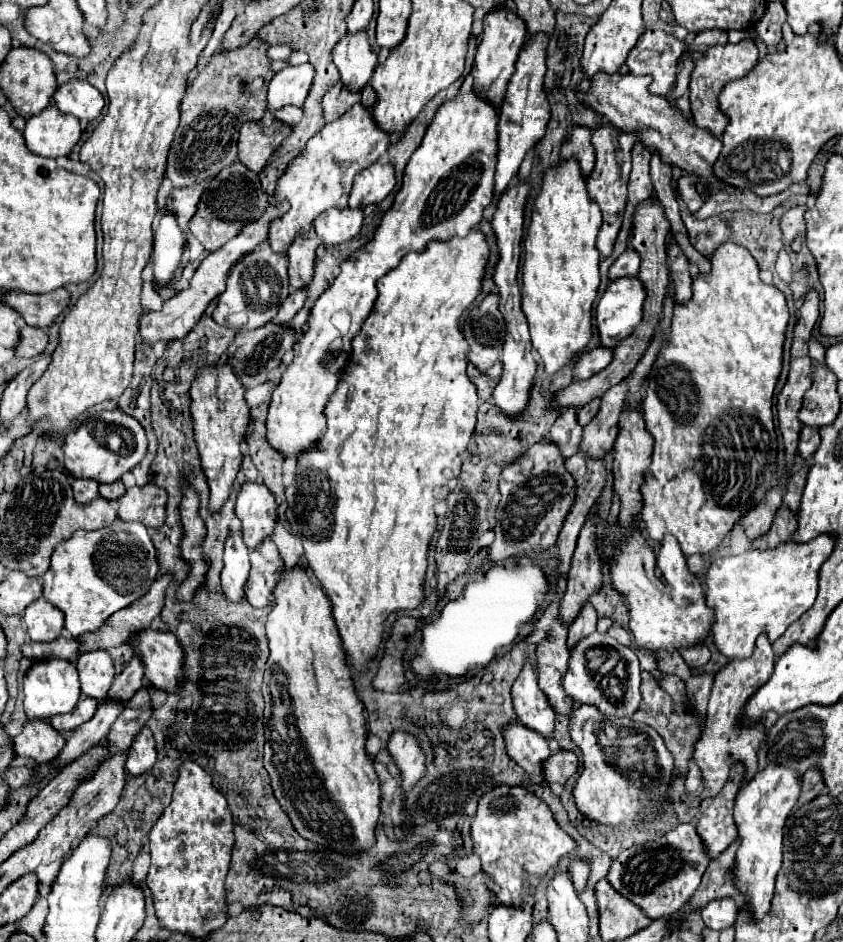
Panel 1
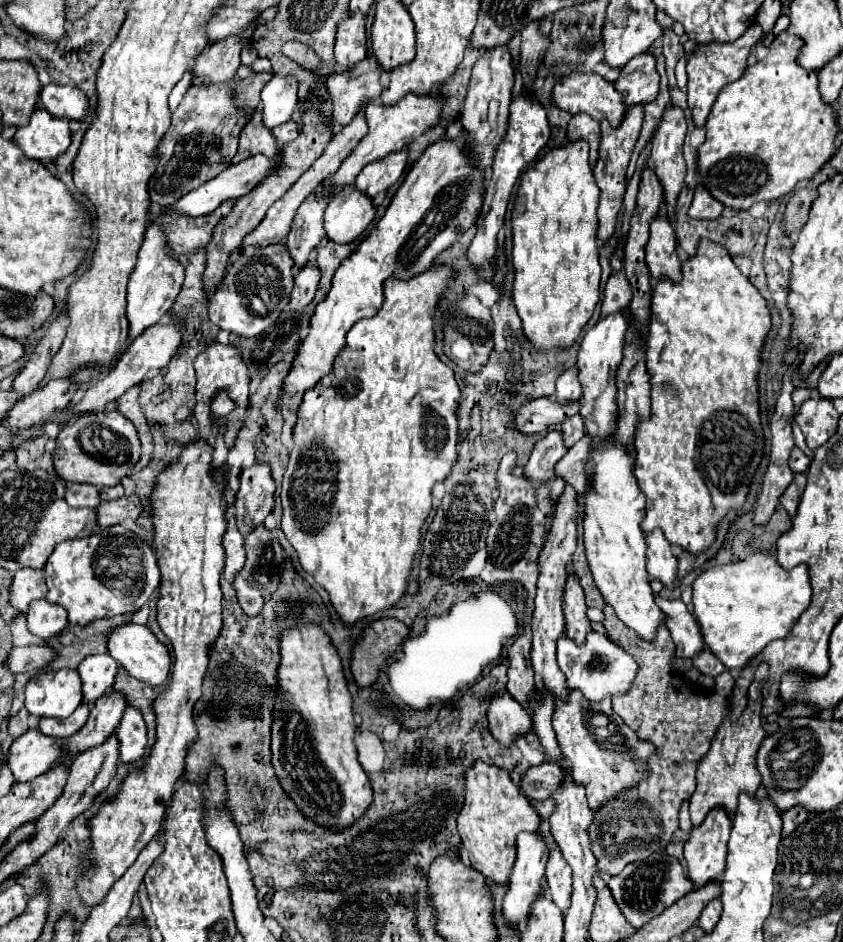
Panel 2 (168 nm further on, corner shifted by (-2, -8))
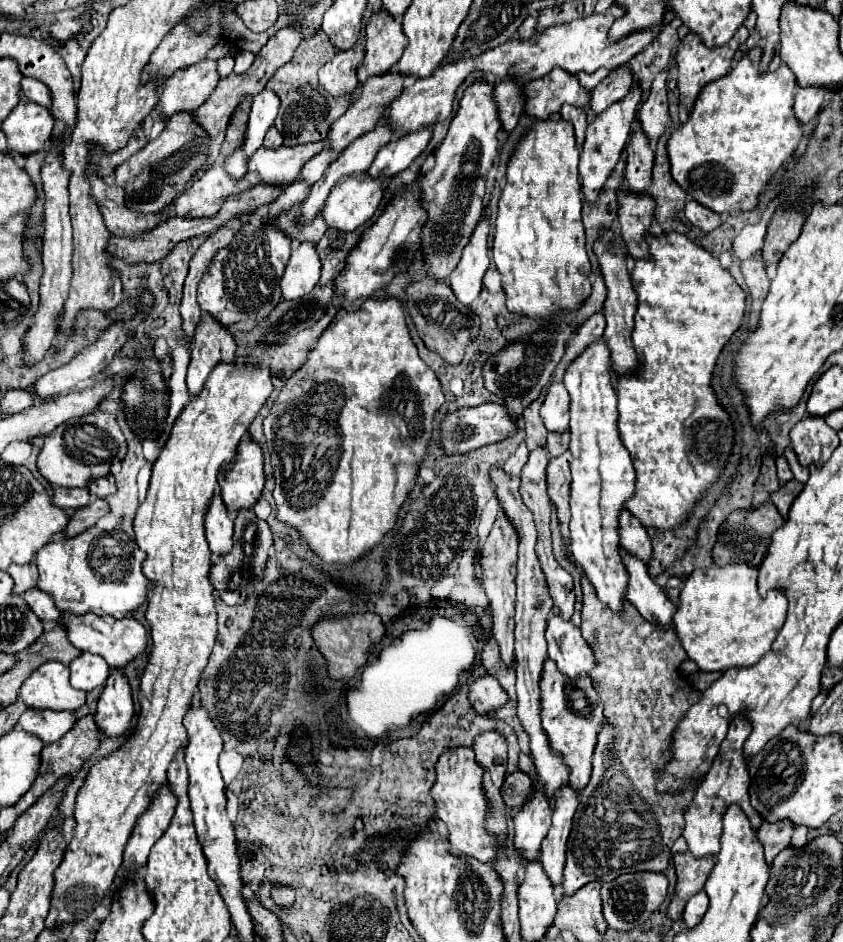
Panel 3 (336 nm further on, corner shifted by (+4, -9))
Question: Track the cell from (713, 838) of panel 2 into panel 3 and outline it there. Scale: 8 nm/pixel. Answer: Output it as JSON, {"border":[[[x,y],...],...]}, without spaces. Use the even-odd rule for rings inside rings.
{"border":[[[674,854],[672,862],[676,868],[678,882],[676,882],[674,896],[668,904],[666,914],[670,920],[678,920],[684,912],[688,898],[704,888],[706,876],[710,874],[710,868],[714,868],[714,858],[712,856],[694,858],[690,854]]]}

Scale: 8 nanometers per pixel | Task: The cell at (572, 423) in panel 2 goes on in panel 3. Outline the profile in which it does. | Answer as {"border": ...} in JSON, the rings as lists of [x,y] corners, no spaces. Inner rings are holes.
{"border":[[[548,434],[548,456],[556,458],[560,454],[564,454],[568,450],[568,442],[570,442],[570,434]]]}

